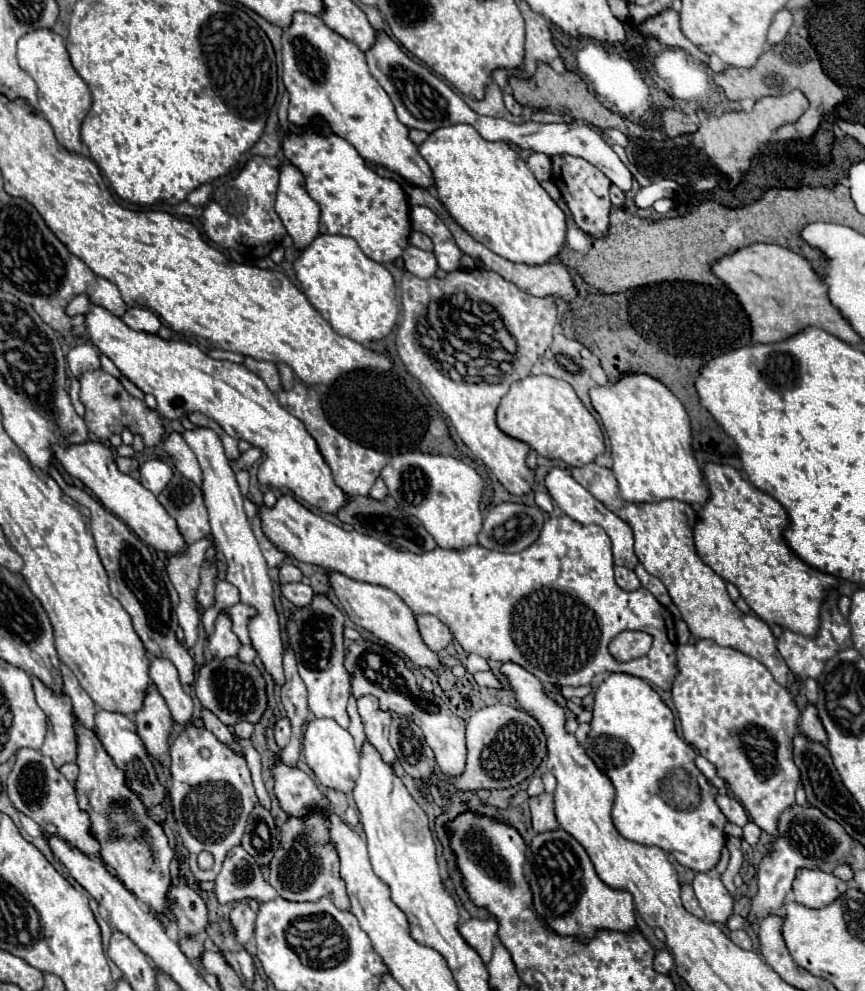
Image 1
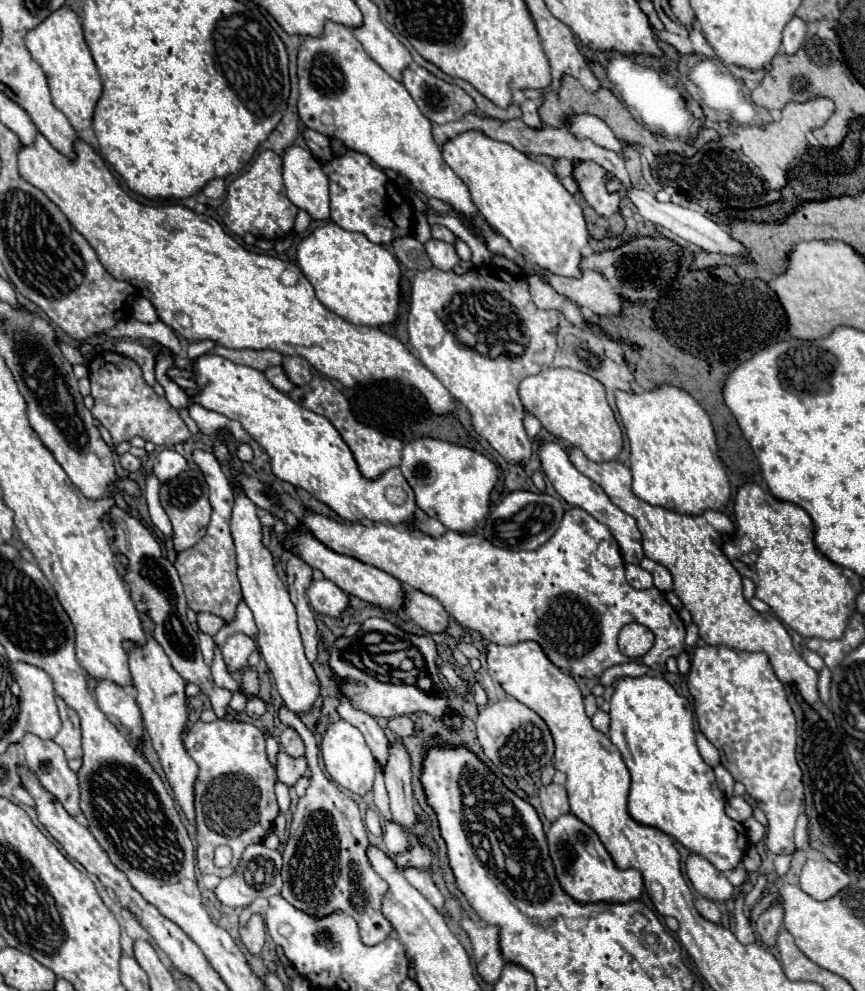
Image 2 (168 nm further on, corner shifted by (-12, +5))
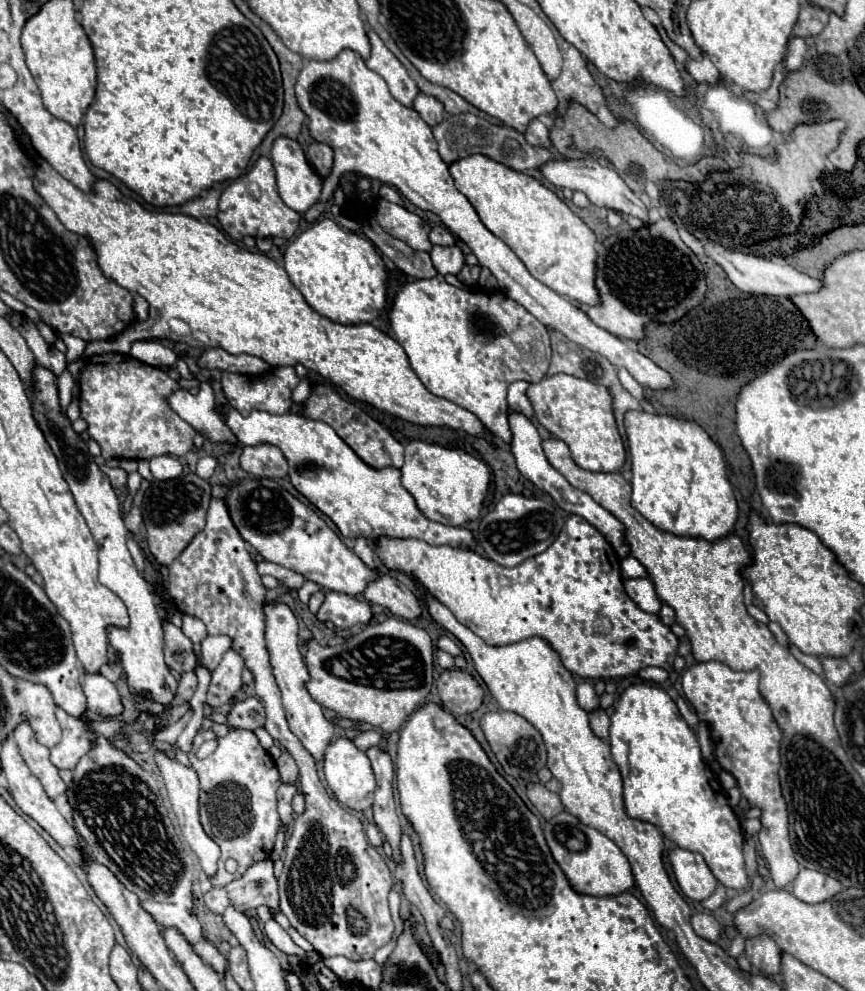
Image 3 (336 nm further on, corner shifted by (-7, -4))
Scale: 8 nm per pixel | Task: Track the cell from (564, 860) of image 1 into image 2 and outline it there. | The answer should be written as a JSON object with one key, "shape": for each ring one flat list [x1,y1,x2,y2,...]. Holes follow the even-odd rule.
{"shape":[[566,814,560,816,548,830,548,852,552,858,552,866,562,890,574,898,578,904,592,902,608,902,608,904,626,904,630,900,638,900,644,888,642,874,638,870,618,870,602,846,598,834,580,822,576,816]]}

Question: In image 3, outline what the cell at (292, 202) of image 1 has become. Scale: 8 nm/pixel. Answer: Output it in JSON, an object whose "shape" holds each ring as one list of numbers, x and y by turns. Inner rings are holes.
{"shape":[[277,137,273,141,273,147,271,147,271,161,273,161,275,171,277,171,277,187,279,187,281,199,293,211,305,213,319,199,323,181,315,173,315,169,309,165,309,161,307,161,301,145,295,139,289,139,289,137]]}

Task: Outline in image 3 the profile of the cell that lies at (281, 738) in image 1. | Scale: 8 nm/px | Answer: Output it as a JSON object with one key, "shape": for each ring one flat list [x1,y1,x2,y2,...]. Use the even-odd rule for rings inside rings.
{"shape":[[287,751,281,753,281,757,277,759,277,767,279,767,279,773,281,773,281,781,283,783,291,783,291,785,297,785,297,779,299,779,299,769,293,761,293,757,289,757]]}

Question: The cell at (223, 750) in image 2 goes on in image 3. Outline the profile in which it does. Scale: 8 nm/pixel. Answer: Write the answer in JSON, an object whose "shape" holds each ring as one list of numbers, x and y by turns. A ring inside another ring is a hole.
{"shape":[[201,729,195,737,193,749,189,751,189,759,201,781,201,799,199,799,201,825,205,833,221,847,219,873,217,877,211,879,213,885,221,887,231,883,233,879,239,879,247,871,247,867,271,855,275,835,281,823,277,813,277,795,275,795,281,785,281,777,273,757,261,747,253,731,231,729,225,737,219,739,213,731],[209,739,217,739,217,749,209,757,203,759,197,757,197,749],[227,859,235,859,239,863,235,875,225,871,223,863]]}

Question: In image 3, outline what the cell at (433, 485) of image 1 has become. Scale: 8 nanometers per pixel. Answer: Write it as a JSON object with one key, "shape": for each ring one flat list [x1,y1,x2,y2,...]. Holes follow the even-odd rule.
{"shape":[[411,441,405,447,405,465,401,467,403,487,415,497,417,507,431,521,461,527,479,517,489,489,489,467,461,449,445,449,437,443]]}

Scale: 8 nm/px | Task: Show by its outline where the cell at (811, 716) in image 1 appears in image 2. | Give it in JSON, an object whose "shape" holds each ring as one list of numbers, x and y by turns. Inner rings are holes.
{"shape":[[822,668,822,672,820,672,818,692,820,692,820,700,824,704,828,704,828,698,830,698,830,670,828,668]]}

